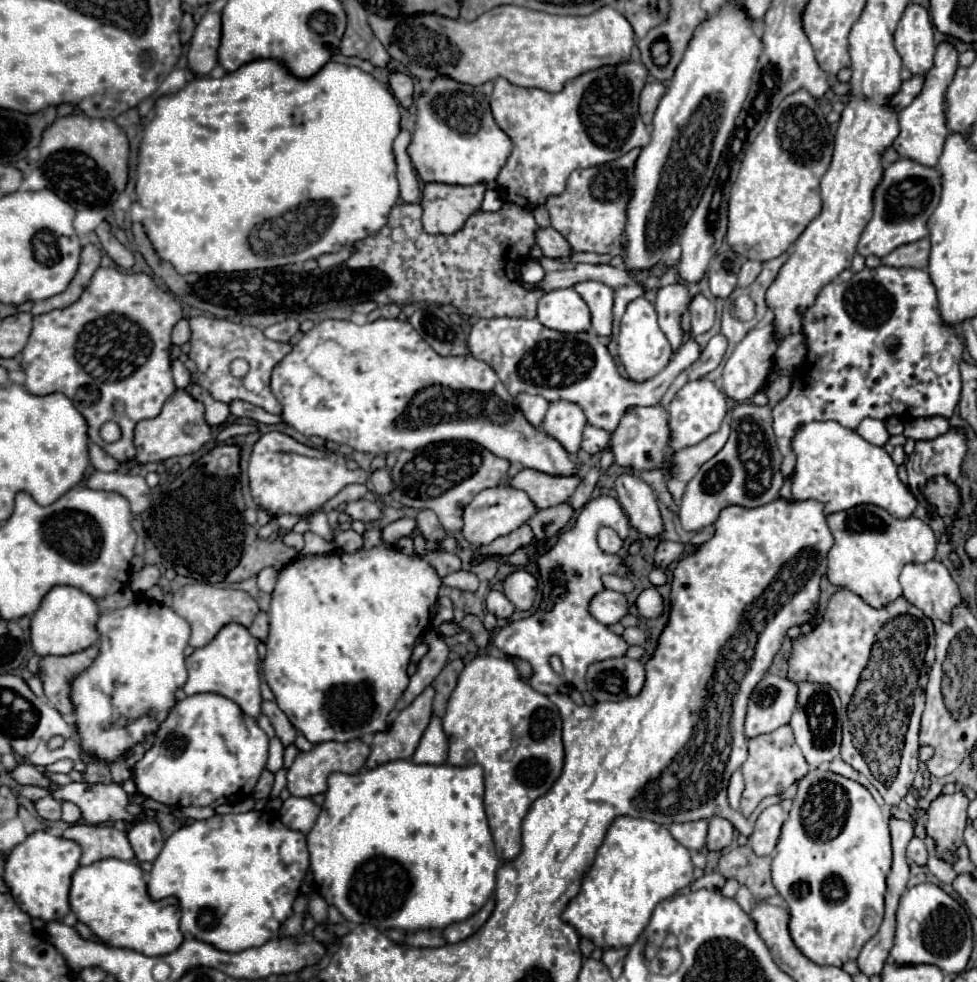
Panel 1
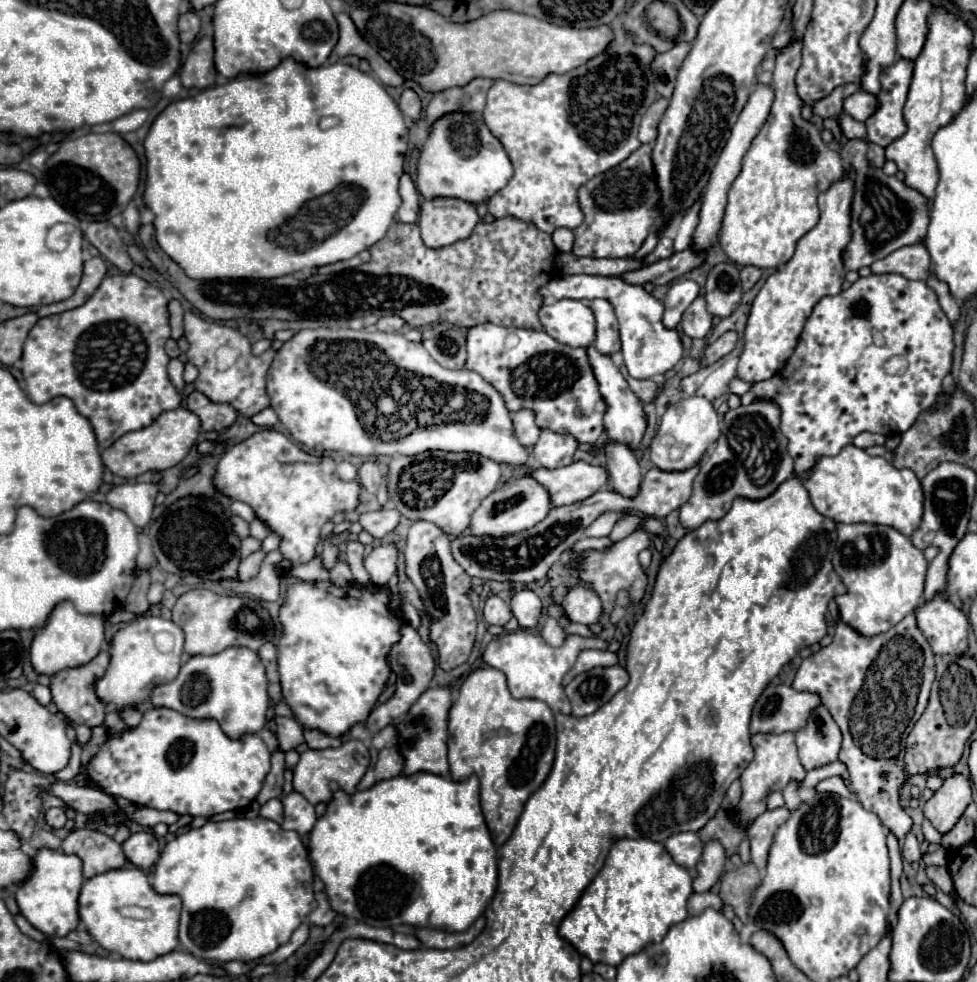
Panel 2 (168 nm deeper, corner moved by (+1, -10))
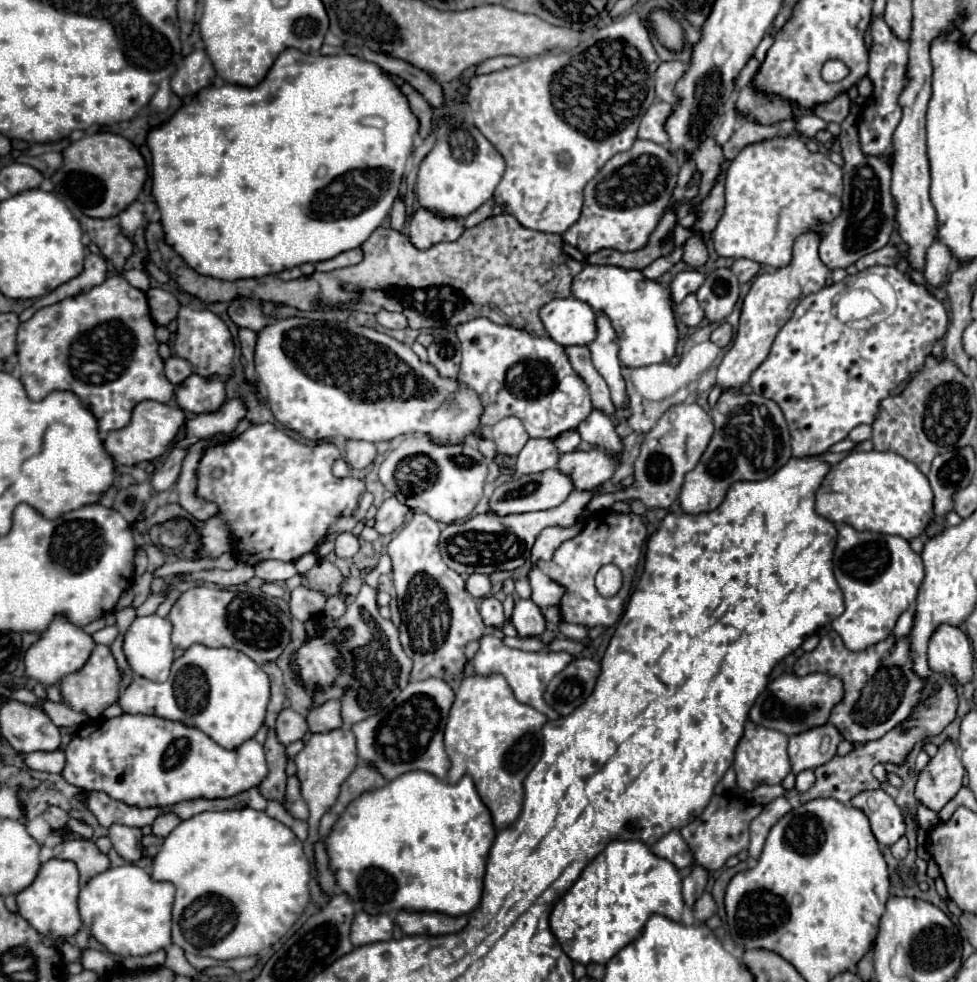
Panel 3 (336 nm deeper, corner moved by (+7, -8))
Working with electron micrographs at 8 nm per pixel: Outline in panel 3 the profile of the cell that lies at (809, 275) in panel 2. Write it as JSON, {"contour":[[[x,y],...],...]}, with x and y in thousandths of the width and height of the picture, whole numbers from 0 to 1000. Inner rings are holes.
{"contour":[[[825,237],[815,243],[813,249],[813,262],[811,268],[796,274],[794,278],[782,278],[776,280],[762,304],[759,321],[757,321],[757,333],[753,339],[753,345],[745,359],[741,362],[739,370],[735,372],[733,380],[733,392],[739,398],[749,398],[757,400],[759,394],[766,390],[770,378],[786,364],[788,351],[792,349],[794,339],[800,335],[800,331],[811,323],[815,311],[829,298],[835,298],[843,292],[847,274],[841,270],[837,262],[837,249],[839,249],[841,239],[835,237]]]}

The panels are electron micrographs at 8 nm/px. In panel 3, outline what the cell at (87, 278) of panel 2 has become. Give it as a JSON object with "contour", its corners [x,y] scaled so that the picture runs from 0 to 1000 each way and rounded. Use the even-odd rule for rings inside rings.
{"contour":[[[92,258],[92,260],[88,260],[86,276],[84,276],[80,282],[76,282],[76,284],[72,284],[70,288],[57,292],[57,294],[51,296],[49,300],[37,304],[35,311],[20,321],[20,325],[27,327],[27,325],[31,325],[39,315],[49,313],[49,311],[55,311],[55,309],[59,309],[59,307],[63,307],[63,304],[68,304],[68,302],[76,302],[76,300],[80,300],[80,298],[90,298],[96,290],[102,290],[106,284],[108,284],[108,266],[106,266],[106,262]]]}

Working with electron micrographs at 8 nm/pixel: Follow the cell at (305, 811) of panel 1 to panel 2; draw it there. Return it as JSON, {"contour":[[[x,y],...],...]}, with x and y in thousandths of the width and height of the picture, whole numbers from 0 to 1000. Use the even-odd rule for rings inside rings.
{"contour":[[[303,805],[293,810],[289,814],[289,818],[291,818],[291,838],[289,838],[289,842],[297,844],[297,846],[303,846],[309,852],[317,850],[317,846],[319,846],[319,842],[321,842],[321,838],[325,834],[323,828],[321,828],[321,820],[315,818]]]}

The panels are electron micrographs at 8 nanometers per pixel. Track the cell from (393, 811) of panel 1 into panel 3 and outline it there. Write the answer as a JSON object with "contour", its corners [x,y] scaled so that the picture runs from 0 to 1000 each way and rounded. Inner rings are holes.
{"contour":[[[420,785],[420,787],[414,787],[414,789],[405,791],[403,795],[393,799],[391,803],[373,808],[366,814],[362,814],[354,822],[354,826],[348,830],[340,848],[332,856],[334,856],[334,863],[338,865],[338,881],[342,881],[342,891],[346,893],[348,905],[352,909],[358,909],[360,918],[366,920],[366,924],[371,928],[385,932],[385,930],[401,930],[401,928],[407,928],[407,926],[424,926],[424,928],[450,928],[450,930],[461,930],[463,934],[467,934],[467,932],[481,930],[491,920],[497,871],[499,871],[506,854],[508,854],[508,844],[506,844],[506,838],[504,838],[504,830],[502,830],[499,822],[493,818],[491,810],[485,801],[485,795],[479,789],[475,789],[467,799],[459,799],[459,797],[446,793],[444,789],[436,787],[436,785]]]}

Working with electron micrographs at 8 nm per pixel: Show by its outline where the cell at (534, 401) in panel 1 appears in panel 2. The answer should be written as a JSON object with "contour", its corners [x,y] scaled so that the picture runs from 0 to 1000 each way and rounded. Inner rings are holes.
{"contour":[[[532,416],[532,419],[524,421],[524,429],[526,429],[526,439],[528,439],[528,445],[532,447],[532,451],[536,451],[536,455],[547,455],[549,447],[553,445],[553,435],[549,433],[547,419]]]}

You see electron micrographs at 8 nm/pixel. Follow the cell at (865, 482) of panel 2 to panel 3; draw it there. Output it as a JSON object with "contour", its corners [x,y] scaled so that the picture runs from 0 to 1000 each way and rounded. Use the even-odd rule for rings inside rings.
{"contour":[[[876,459],[866,463],[845,484],[835,506],[835,522],[854,535],[919,545],[931,551],[948,543],[948,537],[956,529],[956,504],[950,486],[936,471],[919,465],[919,461]],[[845,500],[854,502],[854,506],[841,506]]]}

